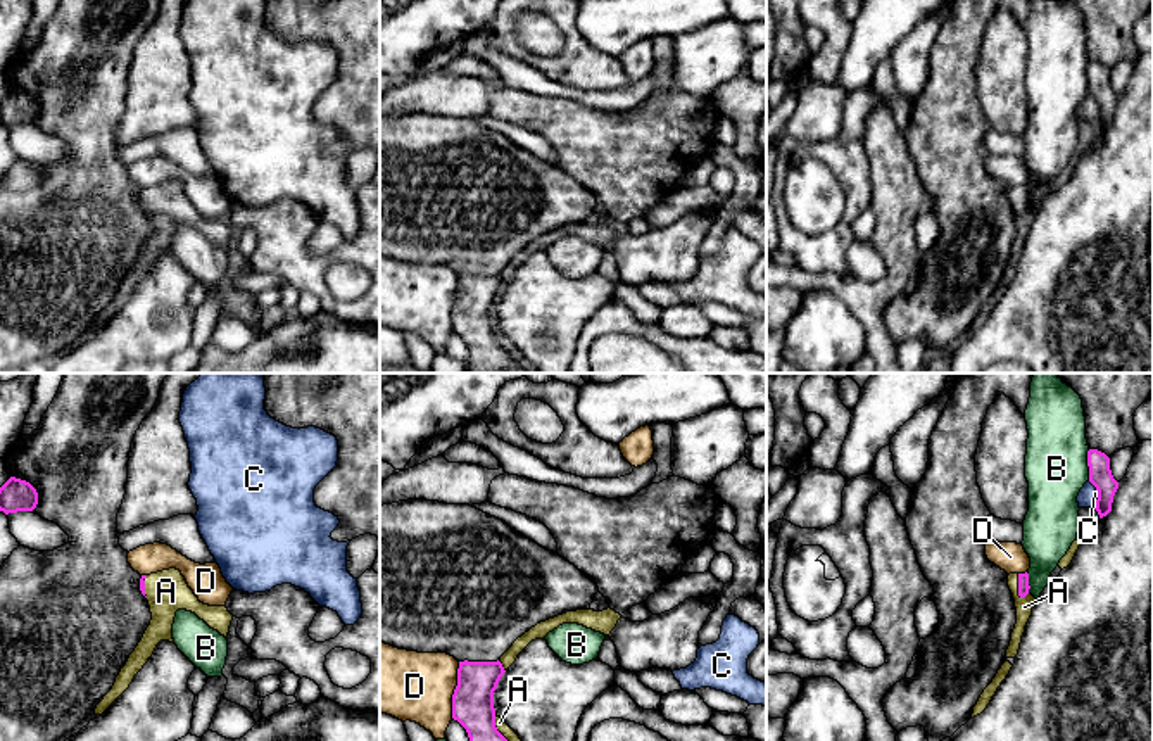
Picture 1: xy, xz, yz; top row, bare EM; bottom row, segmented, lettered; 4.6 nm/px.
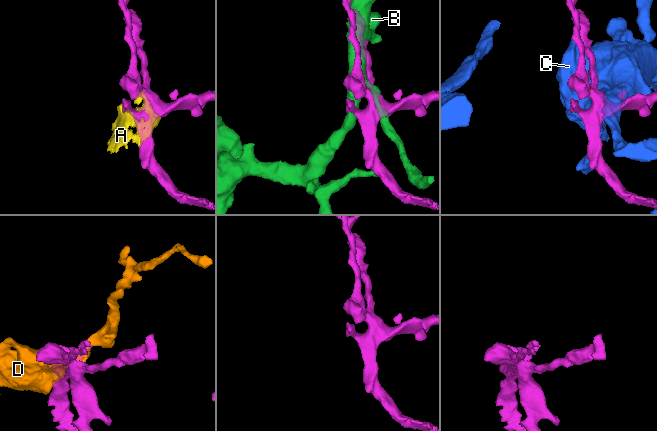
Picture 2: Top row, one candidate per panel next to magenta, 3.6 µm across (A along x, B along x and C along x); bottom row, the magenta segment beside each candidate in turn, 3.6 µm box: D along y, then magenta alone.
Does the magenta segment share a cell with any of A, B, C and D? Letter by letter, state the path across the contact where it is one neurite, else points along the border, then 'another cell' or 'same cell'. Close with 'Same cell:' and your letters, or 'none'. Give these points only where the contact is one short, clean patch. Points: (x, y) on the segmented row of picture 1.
A: same cell
B: another cell
C: another cell
D: another cell
Same cell: A

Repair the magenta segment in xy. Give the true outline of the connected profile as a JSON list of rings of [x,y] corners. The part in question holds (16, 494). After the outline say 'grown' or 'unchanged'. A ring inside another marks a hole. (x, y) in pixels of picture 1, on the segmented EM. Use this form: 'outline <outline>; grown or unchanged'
outline [[[10,477],[0,487],[0,511],[5,515],[17,511],[33,511],[38,504],[36,489],[21,478]]]; unchanged

